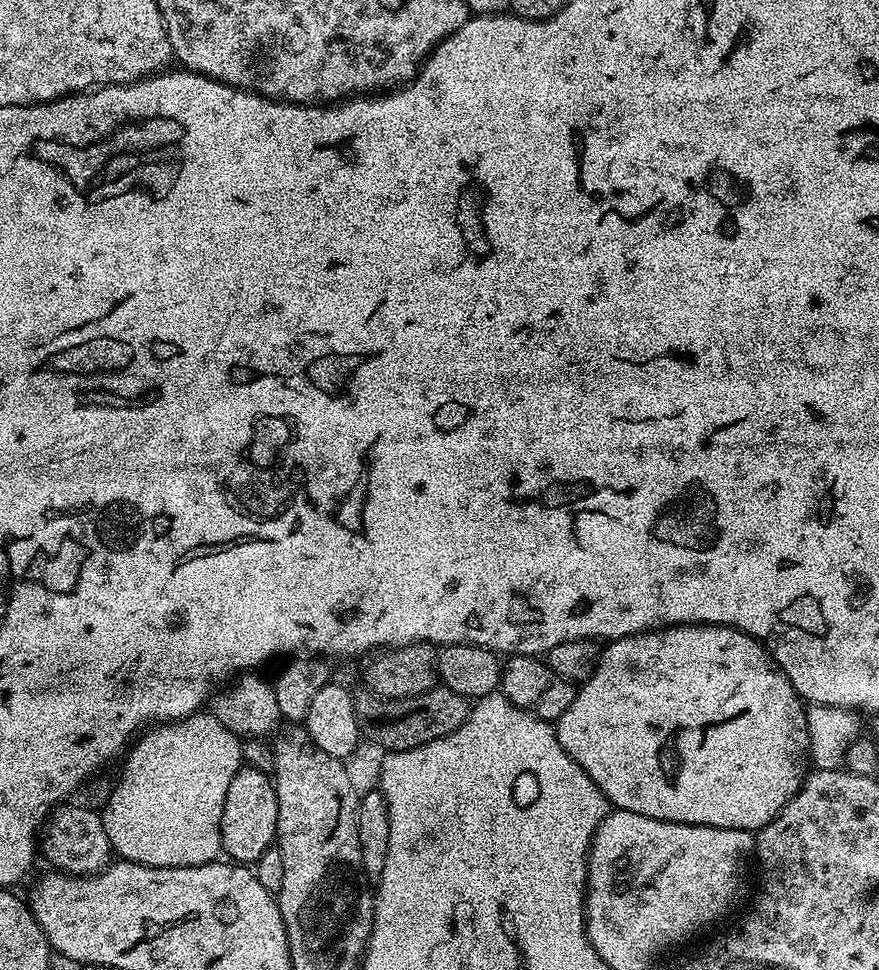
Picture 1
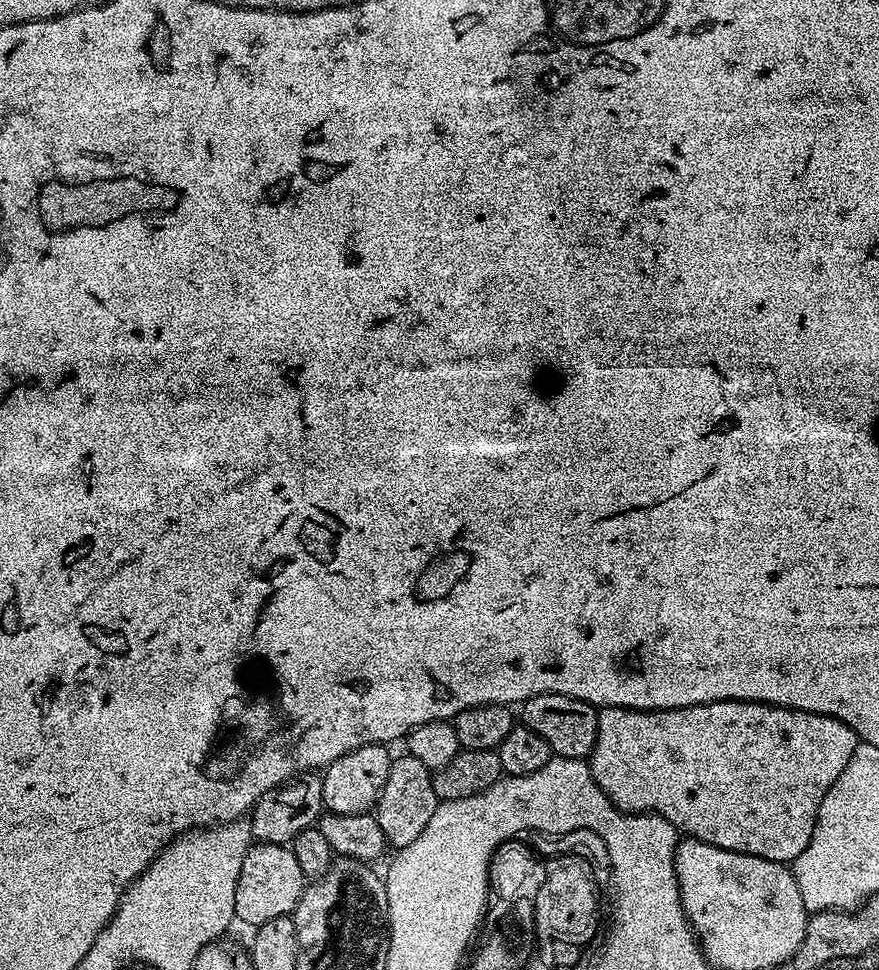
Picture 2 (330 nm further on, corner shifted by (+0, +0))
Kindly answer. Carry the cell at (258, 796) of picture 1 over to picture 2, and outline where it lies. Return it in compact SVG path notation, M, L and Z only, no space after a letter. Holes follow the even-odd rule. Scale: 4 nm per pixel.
M253 843L246 854L246 862L242 862L242 874L238 874L238 891L234 893L234 910L239 923L259 926L270 922L270 918L291 916L298 906L306 887L306 877L302 866L298 866L298 858L294 858L291 847L283 844Z

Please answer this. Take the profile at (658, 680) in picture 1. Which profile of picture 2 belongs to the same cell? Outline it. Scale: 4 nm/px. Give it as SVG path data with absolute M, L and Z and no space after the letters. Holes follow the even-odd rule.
M719 700L702 706L675 708L661 712L639 712L629 708L605 708L598 718L598 738L592 747L590 767L594 774L594 782L610 798L610 802L621 812L651 812L666 818L677 833L685 837L701 840L707 844L718 846L722 850L734 850L754 854L758 858L773 860L779 864L788 864L806 850L810 838L814 834L814 826L818 818L818 806L822 806L822 798L826 798L826 790L834 786L838 774L846 770L846 762L850 762L850 754L854 754L858 737L850 726L843 724L833 716L820 716L817 712L803 712L793 708L782 708L779 704L755 704L752 700Z

